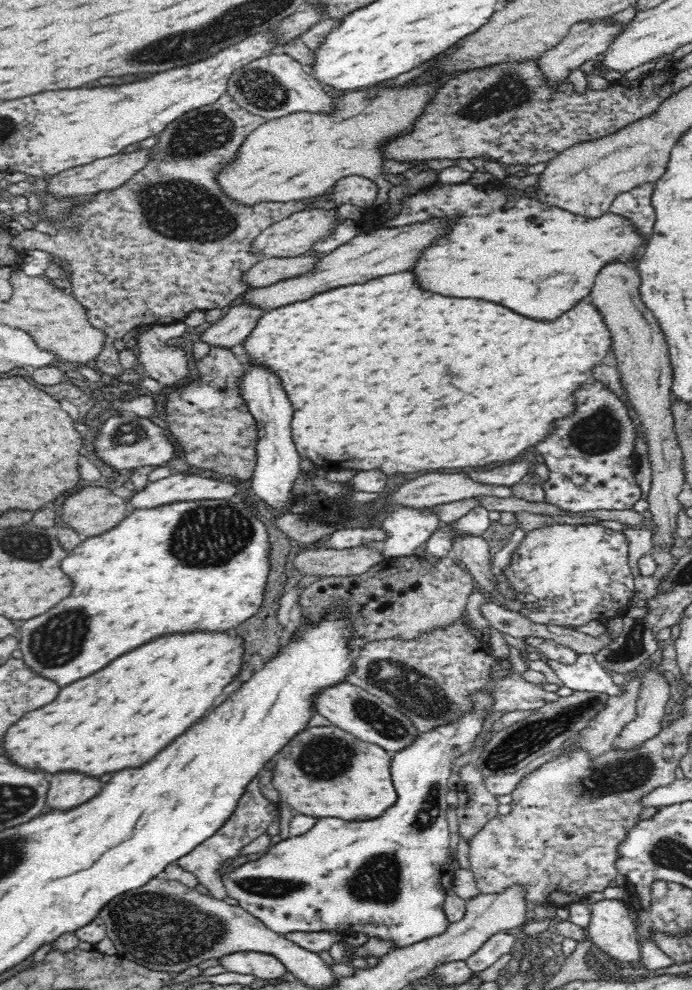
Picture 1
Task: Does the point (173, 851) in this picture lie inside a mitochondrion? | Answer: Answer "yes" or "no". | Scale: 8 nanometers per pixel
no

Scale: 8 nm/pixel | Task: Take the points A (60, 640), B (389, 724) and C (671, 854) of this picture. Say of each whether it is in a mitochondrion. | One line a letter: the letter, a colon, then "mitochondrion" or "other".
A: mitochondrion
B: mitochondrion
C: mitochondrion

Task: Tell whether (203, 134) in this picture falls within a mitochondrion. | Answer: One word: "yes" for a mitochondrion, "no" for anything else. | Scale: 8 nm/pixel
yes

